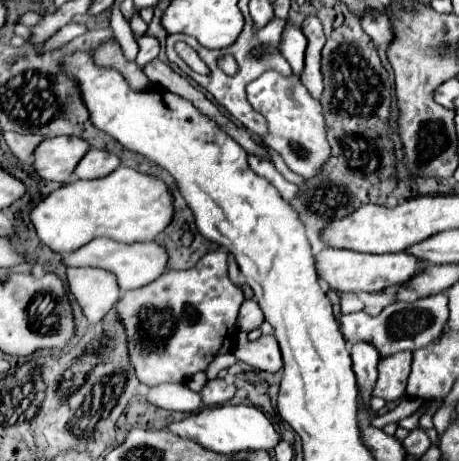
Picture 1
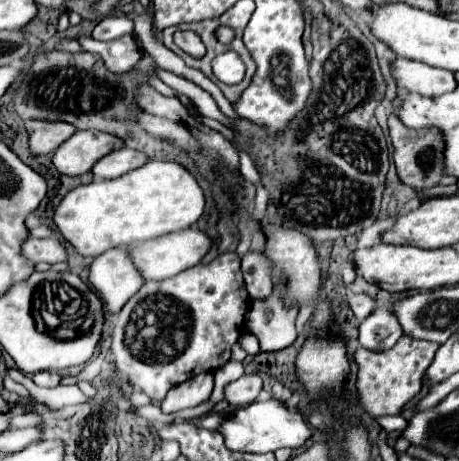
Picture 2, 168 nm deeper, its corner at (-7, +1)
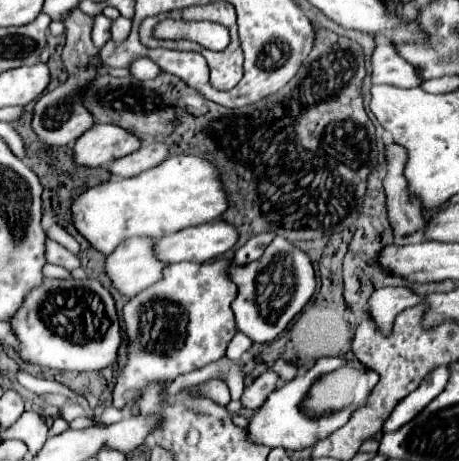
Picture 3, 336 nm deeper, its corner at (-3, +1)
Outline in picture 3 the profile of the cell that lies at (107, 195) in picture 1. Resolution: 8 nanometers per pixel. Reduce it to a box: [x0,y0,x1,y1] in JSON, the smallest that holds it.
[71,156,227,254]

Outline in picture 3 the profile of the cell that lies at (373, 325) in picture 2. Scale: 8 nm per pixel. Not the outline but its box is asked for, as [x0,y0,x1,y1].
[367,288,423,336]

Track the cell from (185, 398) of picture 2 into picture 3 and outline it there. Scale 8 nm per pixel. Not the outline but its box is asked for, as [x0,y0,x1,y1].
[185,380,229,406]

